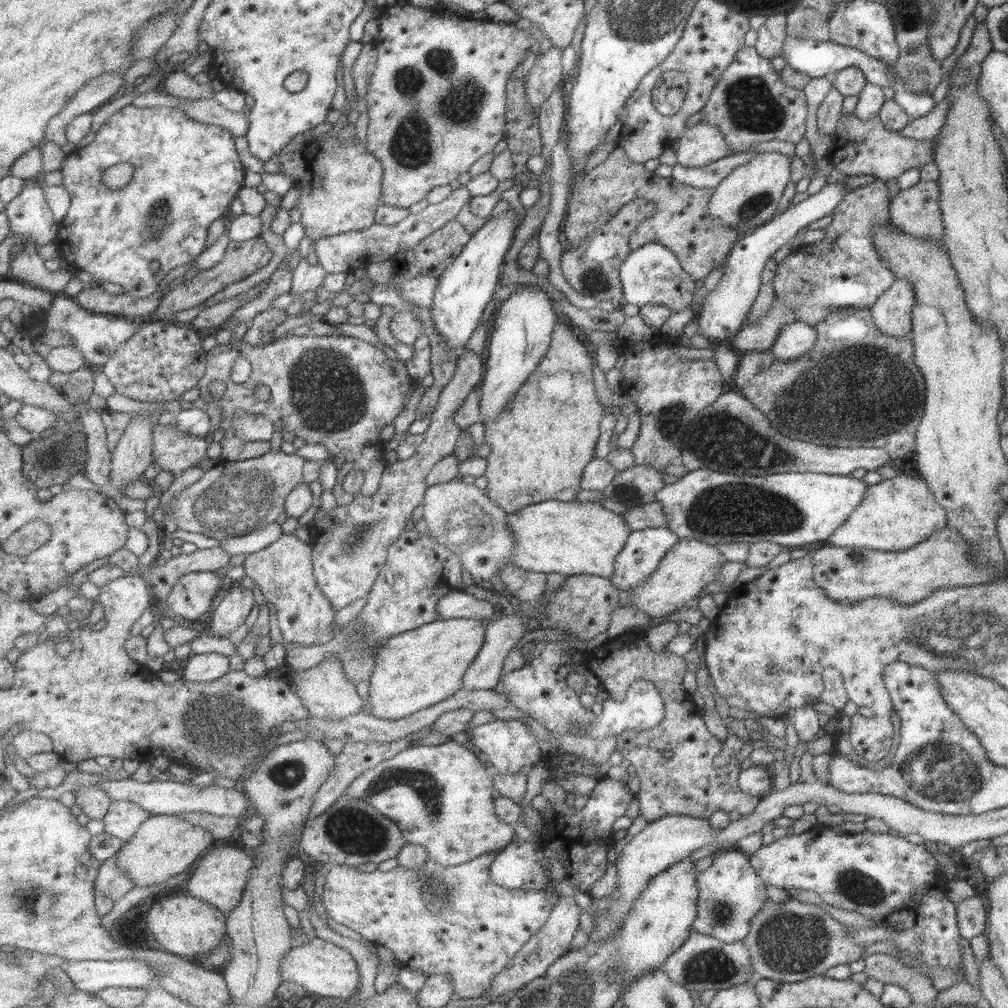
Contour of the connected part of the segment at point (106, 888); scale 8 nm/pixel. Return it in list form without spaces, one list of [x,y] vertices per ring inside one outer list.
[[[118,854],[106,860],[100,868],[96,882],[96,894],[110,896],[113,900],[123,898],[130,890],[135,888],[135,883],[124,873],[116,863]]]

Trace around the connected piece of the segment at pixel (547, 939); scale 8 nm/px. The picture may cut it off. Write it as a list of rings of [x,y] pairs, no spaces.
[[[563,895],[559,898],[558,903],[554,905],[549,922],[526,944],[519,955],[515,956],[515,959],[505,968],[505,972],[493,980],[493,985],[485,993],[485,998],[502,996],[512,991],[517,993],[521,988],[533,982],[535,978],[543,977],[555,961],[571,951],[573,939],[579,930],[581,914],[584,911],[577,905],[577,900],[573,896]]]

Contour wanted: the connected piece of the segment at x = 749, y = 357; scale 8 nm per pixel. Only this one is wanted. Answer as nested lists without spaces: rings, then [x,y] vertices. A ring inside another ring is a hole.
[[[853,307],[833,310],[813,327],[814,330],[816,330],[817,340],[814,342],[814,345],[809,352],[803,353],[795,360],[777,360],[774,356],[771,356],[771,353],[768,350],[765,352],[745,352],[743,355],[739,356],[736,369],[732,374],[735,388],[739,390],[739,393],[743,395],[752,406],[764,414],[764,417],[769,421],[769,424],[773,428],[776,428],[781,434],[785,434],[787,438],[793,440],[799,439],[803,442],[811,442],[813,444],[818,444],[819,446],[825,445],[828,447],[883,448],[883,450],[890,456],[891,461],[895,458],[901,459],[907,456],[912,456],[915,448],[915,431],[924,411],[926,390],[923,377],[920,374],[919,369],[915,366],[913,360],[914,348],[910,333],[906,336],[900,336],[900,338],[887,336],[874,325],[874,320],[871,318],[869,309]]]

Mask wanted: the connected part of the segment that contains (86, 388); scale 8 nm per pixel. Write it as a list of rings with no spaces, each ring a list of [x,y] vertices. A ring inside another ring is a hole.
[[[85,366],[72,373],[54,372],[50,383],[57,387],[73,403],[87,401],[95,390],[95,373],[90,366]]]

